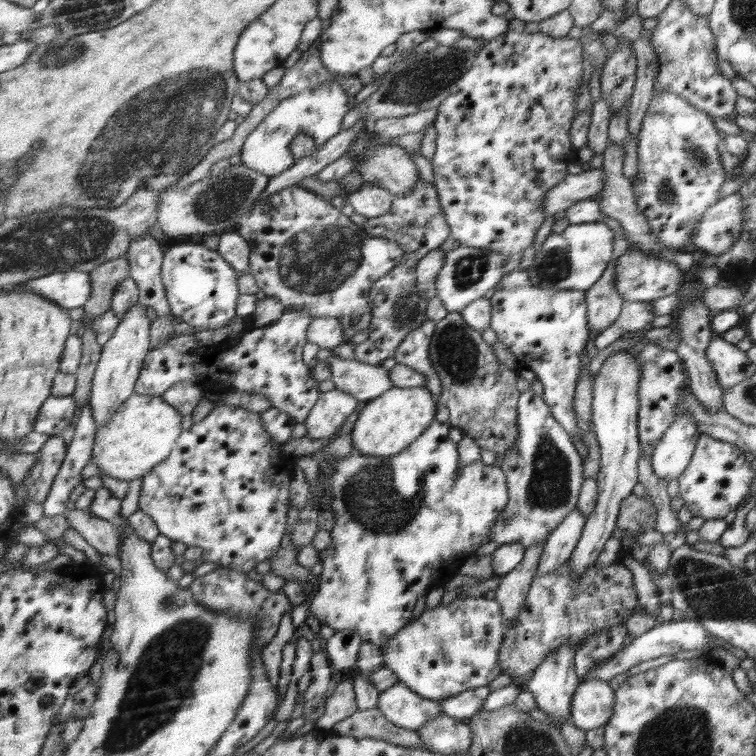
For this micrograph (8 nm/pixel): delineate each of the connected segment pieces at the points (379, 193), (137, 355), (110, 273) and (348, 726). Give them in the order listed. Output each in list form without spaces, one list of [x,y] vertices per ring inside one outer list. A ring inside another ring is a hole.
[[[364,182],[358,190],[349,194],[346,203],[367,219],[386,214],[392,204],[392,195],[378,184]]]
[[[137,303],[124,313],[118,330],[102,347],[88,401],[97,428],[103,426],[108,419],[112,419],[112,415],[118,410],[118,407],[123,406],[134,392],[132,390],[134,382],[138,382],[138,374],[143,368],[142,362],[146,362],[142,358],[151,352],[150,326],[152,326],[152,322],[146,318],[146,305]]]
[[[125,255],[103,262],[90,272],[92,295],[88,298],[86,315],[90,320],[102,316],[111,307],[112,297],[122,280],[130,276],[130,267]]]
[[[375,708],[357,711],[352,717],[334,724],[332,730],[338,735],[359,738],[374,737],[391,741],[392,744],[426,748],[417,731],[392,724],[380,710]]]

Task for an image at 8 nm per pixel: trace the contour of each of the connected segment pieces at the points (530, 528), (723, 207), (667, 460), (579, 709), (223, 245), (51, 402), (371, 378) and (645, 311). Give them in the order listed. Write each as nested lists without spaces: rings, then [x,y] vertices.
[[[532,386],[519,394],[517,402],[518,412],[518,437],[511,450],[504,455],[504,462],[500,469],[507,478],[507,507],[500,515],[496,516],[496,522],[492,523],[492,531],[488,533],[488,540],[496,544],[520,543],[525,548],[530,544],[538,544],[547,540],[554,528],[559,527],[564,519],[578,508],[578,494],[581,494],[582,470],[584,462],[580,454],[574,448],[574,442],[562,425],[559,424],[551,412],[551,407],[541,396],[537,396]]]
[[[736,191],[704,211],[691,233],[692,244],[696,249],[720,255],[740,237],[742,219],[742,196]]]
[[[684,412],[667,429],[651,455],[651,468],[658,479],[670,481],[688,467],[700,436],[694,420]]]
[[[588,680],[579,683],[571,703],[571,722],[583,731],[597,729],[614,714],[614,692],[608,682]]]
[[[227,231],[219,236],[218,249],[228,264],[232,264],[240,274],[250,273],[250,256],[252,248],[250,242],[244,240],[242,234],[236,231]]]
[[[52,395],[44,403],[36,421],[35,432],[61,436],[70,426],[70,420],[80,414],[78,400],[72,396]]]
[[[321,348],[315,356],[317,362],[328,362],[335,388],[356,397],[356,400],[371,401],[394,387],[388,378],[388,369],[358,360],[334,355],[332,349]]]
[[[650,301],[624,302],[617,321],[594,337],[596,348],[604,350],[618,338],[644,332],[644,326],[650,324],[655,317]]]

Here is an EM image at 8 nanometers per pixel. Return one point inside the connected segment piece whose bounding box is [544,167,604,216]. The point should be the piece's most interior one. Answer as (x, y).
(585, 185)

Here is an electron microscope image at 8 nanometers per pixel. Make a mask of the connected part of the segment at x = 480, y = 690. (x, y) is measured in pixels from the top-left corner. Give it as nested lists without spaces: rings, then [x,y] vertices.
[[[487,685],[444,697],[438,701],[438,704],[444,715],[455,719],[470,718],[477,714],[488,695],[490,695],[490,688]]]

